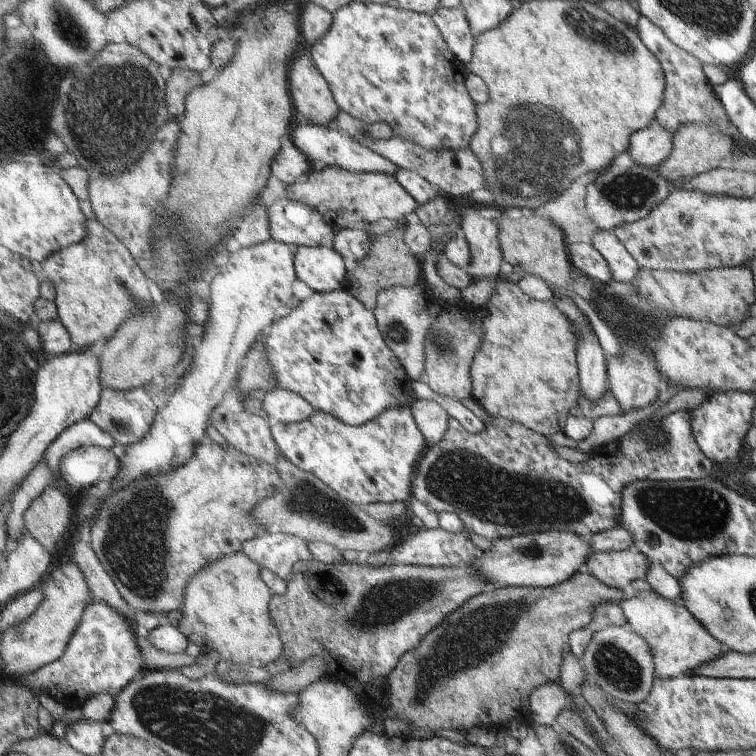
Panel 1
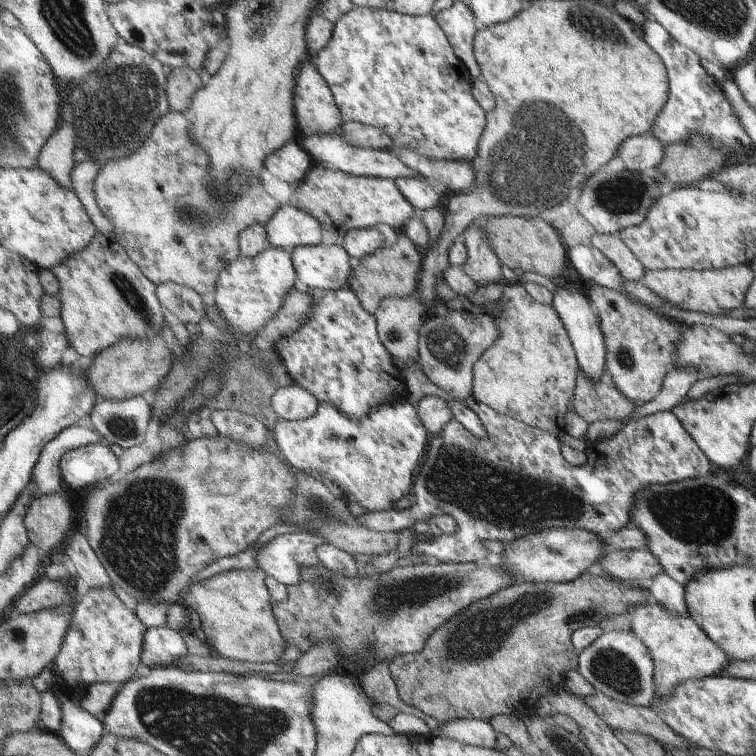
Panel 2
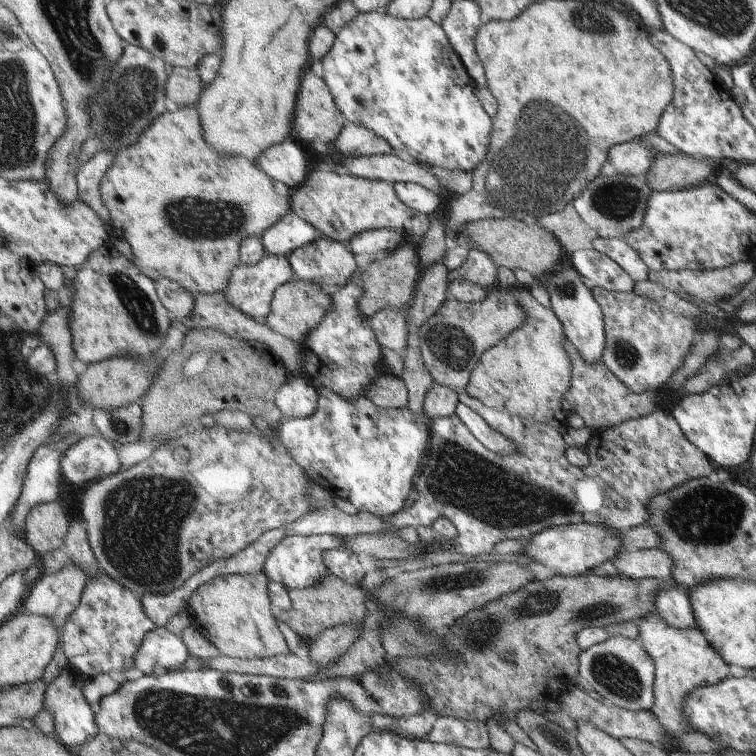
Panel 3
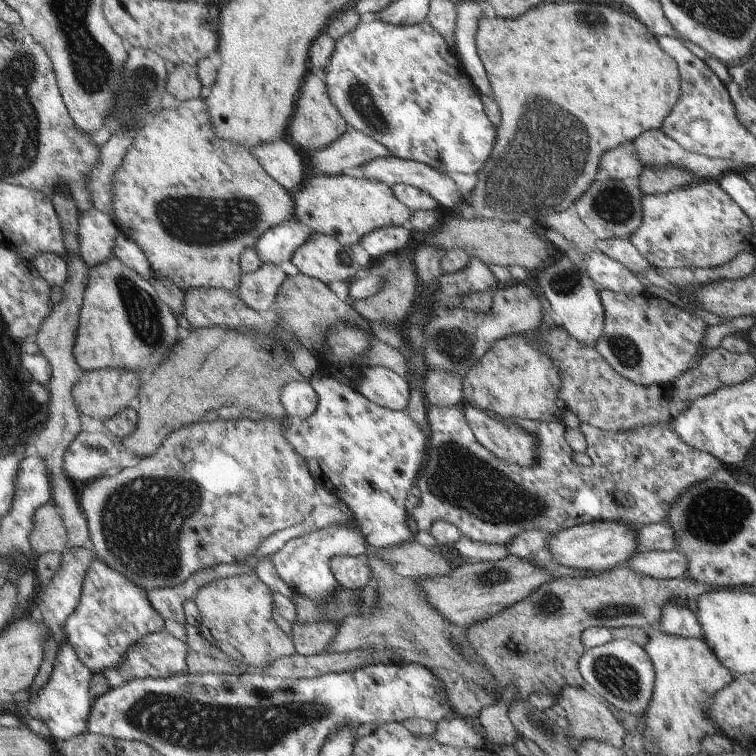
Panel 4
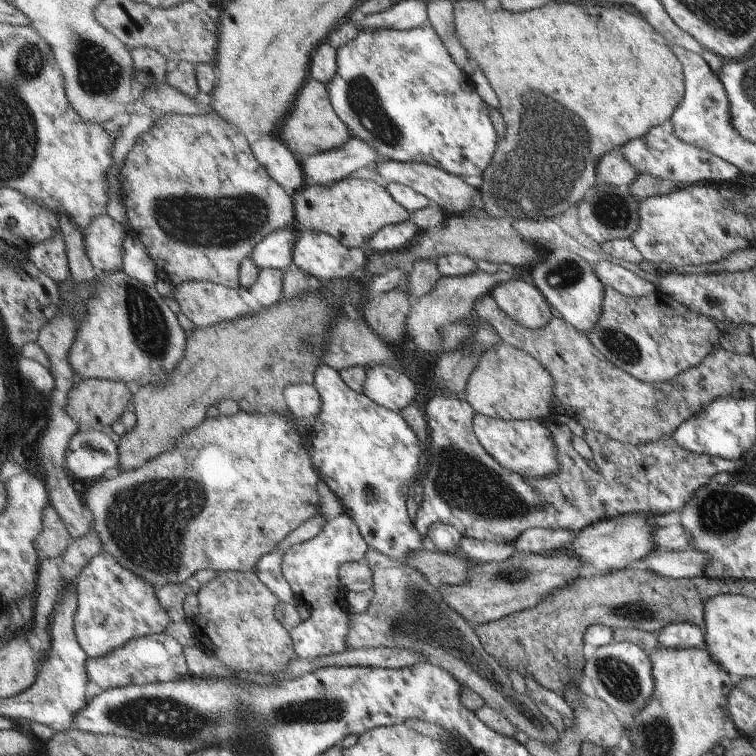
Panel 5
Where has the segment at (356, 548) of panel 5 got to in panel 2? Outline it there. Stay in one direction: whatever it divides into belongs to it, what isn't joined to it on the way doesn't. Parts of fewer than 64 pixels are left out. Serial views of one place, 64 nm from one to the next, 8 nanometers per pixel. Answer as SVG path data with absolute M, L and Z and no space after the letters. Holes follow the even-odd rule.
M287 533L273 535L267 544L255 548L257 567L269 573L276 582L295 586L301 580L301 568L317 566L317 546L328 544L317 534Z

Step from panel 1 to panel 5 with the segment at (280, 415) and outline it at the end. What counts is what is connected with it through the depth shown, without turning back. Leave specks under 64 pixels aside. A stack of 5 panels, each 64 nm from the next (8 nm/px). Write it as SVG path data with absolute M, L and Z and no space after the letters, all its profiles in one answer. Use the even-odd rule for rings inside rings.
M307 383L285 387L284 400L287 411L297 420L312 420L321 408L320 394L313 385Z

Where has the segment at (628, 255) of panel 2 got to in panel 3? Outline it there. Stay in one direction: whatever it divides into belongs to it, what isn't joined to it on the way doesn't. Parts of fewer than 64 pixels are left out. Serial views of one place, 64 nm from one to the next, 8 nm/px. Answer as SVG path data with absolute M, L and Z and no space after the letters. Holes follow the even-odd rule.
M595 236L592 240L592 248L597 252L604 253L615 264L621 266L633 278L633 281L648 280L648 268L622 237L601 238Z

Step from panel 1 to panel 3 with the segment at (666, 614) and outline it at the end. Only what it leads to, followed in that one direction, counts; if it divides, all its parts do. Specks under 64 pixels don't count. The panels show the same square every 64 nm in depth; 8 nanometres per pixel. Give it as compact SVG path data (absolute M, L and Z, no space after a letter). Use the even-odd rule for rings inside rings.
M654 610L653 614L645 614L643 618L639 618L636 622L637 632L639 632L638 638L644 644L645 652L648 653L653 659L653 664L655 665L655 702L653 706L649 708L649 712L655 716L655 720L661 724L661 728L665 730L667 734L667 742L664 743L664 749L674 749L677 747L675 740L673 740L673 734L691 734L694 731L689 728L689 722L683 718L681 714L681 706L683 706L683 700L685 696L695 690L695 688L701 688L701 686L711 686L712 684L717 684L721 680L725 680L727 676L727 670L729 666L719 658L719 654L709 646L709 642L705 640L704 636L701 636L698 627L687 628L687 630L681 630L681 628L673 628L669 626L667 622L661 620L659 616L656 615Z

